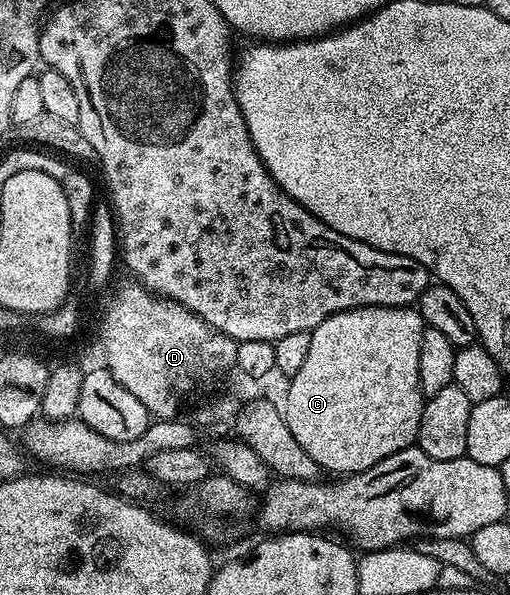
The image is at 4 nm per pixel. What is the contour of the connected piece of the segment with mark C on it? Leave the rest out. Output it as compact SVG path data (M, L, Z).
M372 305L331 315L311 331L311 347L307 351L307 359L304 360L303 367L299 367L299 371L295 371L295 375L289 378L290 390L287 391L287 407L284 414L287 427L291 427L291 435L295 435L295 443L299 443L299 447L303 447L303 451L307 451L307 455L311 455L311 459L315 459L315 463L320 465L326 474L362 473L375 467L375 463L387 459L387 455L395 455L395 451L403 451L416 442L423 407L427 400L419 383L419 343L423 339L426 327L425 320L416 308Z

